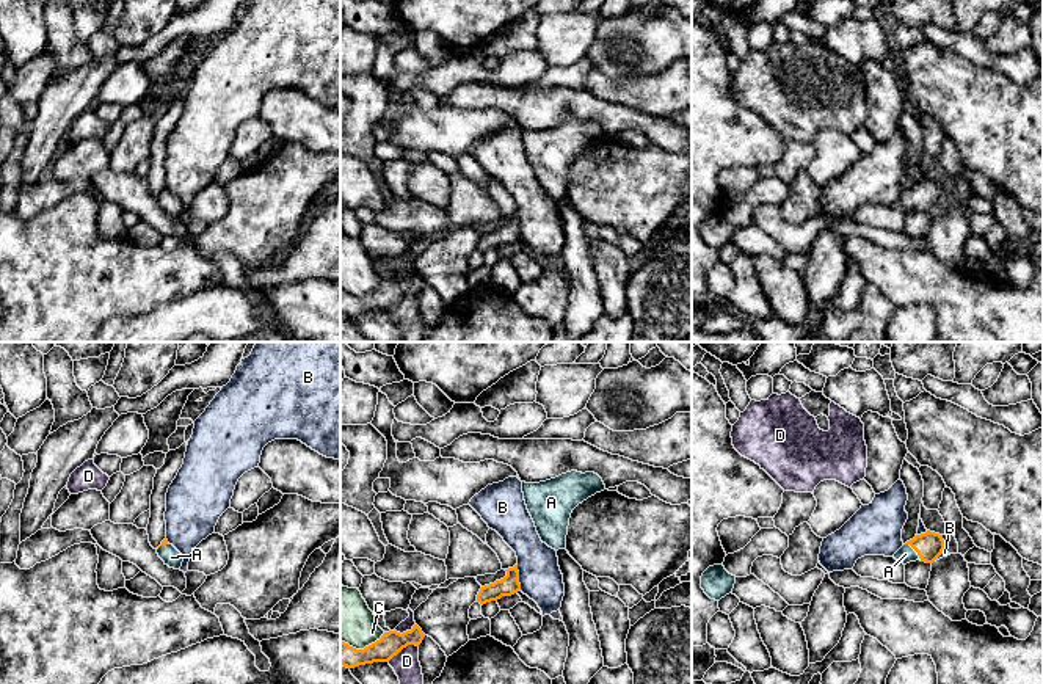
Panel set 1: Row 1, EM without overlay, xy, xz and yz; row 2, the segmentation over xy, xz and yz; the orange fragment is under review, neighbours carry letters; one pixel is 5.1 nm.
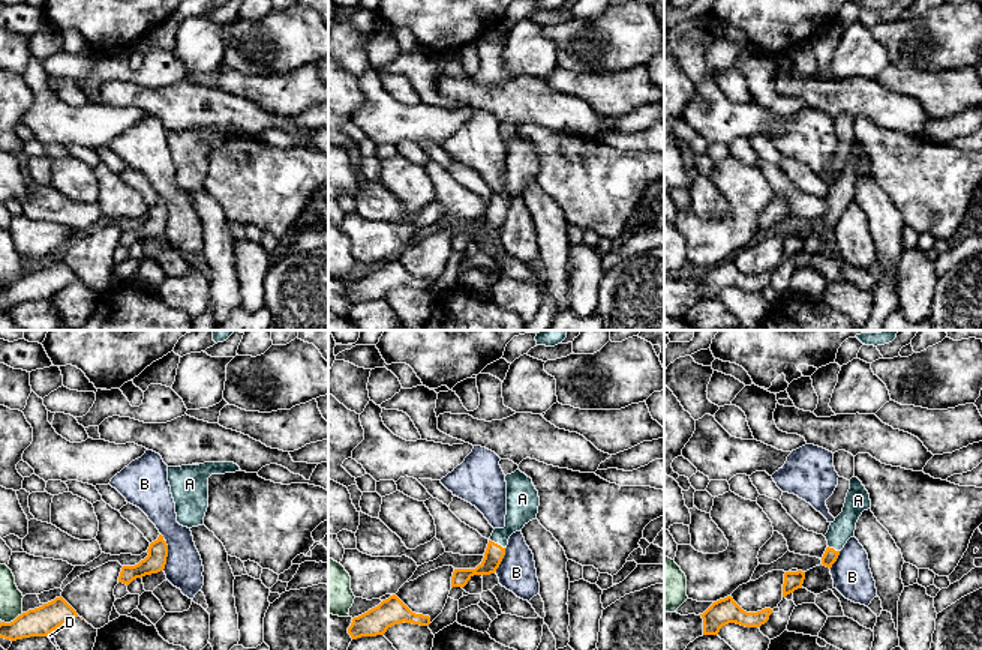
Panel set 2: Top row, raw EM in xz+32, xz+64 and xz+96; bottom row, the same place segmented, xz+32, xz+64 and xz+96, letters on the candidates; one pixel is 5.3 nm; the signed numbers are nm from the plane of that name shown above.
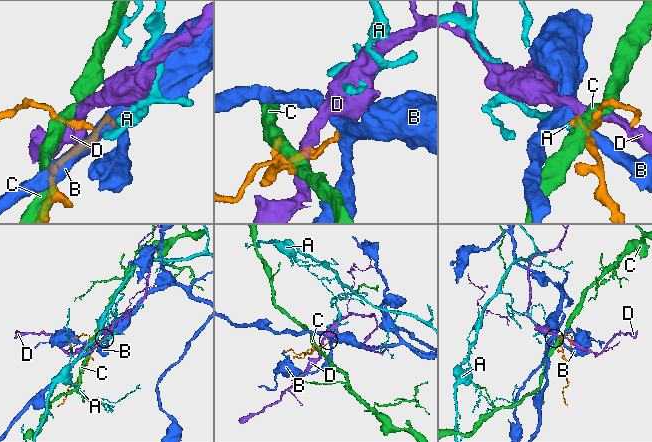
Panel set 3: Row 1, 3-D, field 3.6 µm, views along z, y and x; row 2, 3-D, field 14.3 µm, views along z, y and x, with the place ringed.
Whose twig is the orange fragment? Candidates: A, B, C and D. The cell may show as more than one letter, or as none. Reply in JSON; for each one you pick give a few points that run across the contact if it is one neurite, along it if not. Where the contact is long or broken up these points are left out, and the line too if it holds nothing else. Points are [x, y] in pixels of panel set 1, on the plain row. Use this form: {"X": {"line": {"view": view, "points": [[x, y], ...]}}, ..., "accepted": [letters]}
{"A": {"line": {"view": "yz", "points": [[929, 195], [915, 198], [905, 203]]}}, "accepted": ["A"]}

